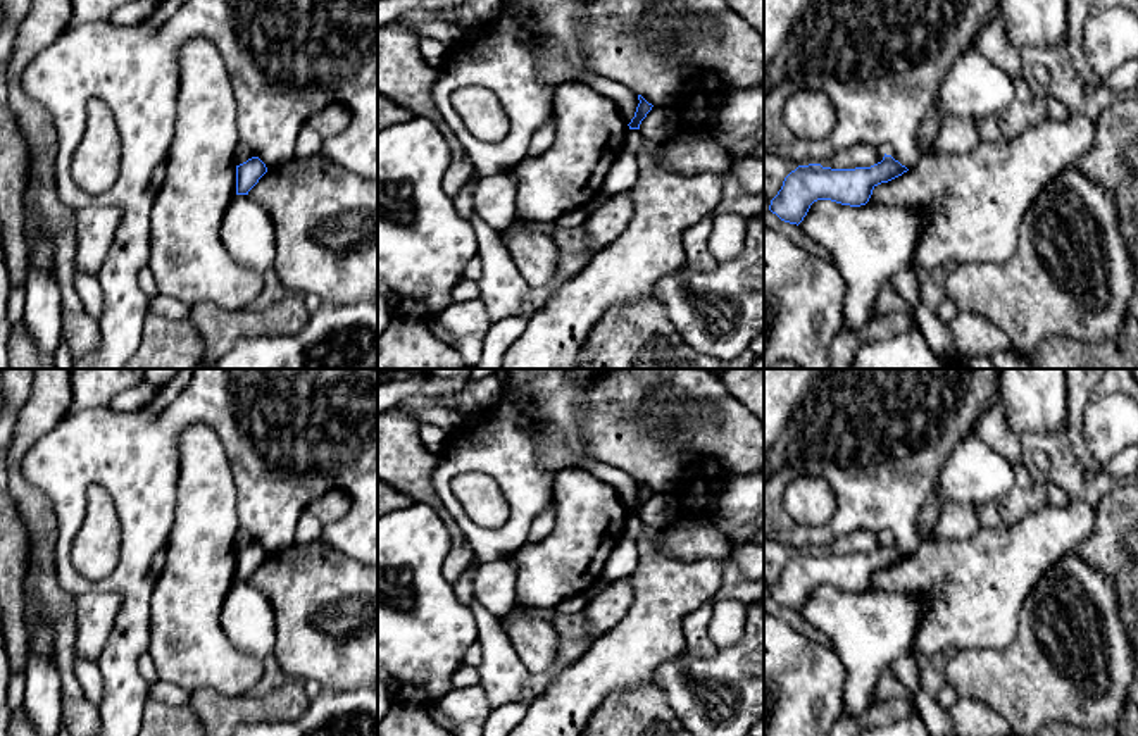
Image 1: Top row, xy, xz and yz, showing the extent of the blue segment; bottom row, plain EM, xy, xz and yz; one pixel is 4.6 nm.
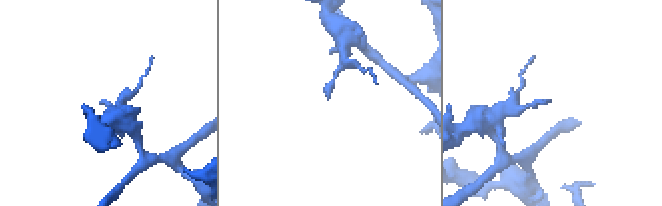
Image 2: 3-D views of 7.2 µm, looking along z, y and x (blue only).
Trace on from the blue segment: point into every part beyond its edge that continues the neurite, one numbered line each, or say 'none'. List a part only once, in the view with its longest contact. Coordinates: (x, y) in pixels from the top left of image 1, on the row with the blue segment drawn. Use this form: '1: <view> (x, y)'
none

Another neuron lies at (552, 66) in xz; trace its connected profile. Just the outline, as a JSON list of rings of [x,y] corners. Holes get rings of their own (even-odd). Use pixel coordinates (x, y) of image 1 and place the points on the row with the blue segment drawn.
[[[543,40],[541,48],[538,50],[538,79],[543,84],[559,84],[564,81],[579,81],[588,84],[595,91],[612,98],[628,124],[635,117],[636,107],[640,103],[638,95],[617,81],[600,76],[583,78],[567,62],[562,47],[553,40]]]

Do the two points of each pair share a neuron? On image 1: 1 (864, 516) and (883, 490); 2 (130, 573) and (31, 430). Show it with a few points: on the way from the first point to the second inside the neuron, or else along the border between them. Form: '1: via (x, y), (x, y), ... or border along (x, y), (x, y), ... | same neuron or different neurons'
1: via (864, 509), (876, 497) | same neuron
2: border along (69, 414), (35, 442), (23, 459), (23, 476) | different neurons

